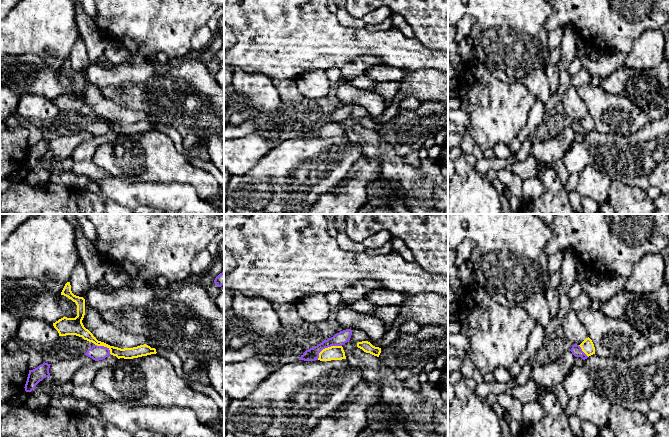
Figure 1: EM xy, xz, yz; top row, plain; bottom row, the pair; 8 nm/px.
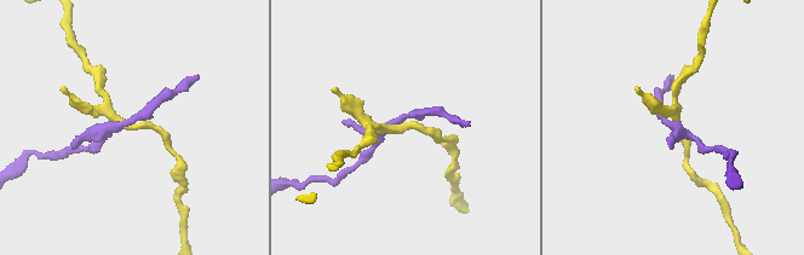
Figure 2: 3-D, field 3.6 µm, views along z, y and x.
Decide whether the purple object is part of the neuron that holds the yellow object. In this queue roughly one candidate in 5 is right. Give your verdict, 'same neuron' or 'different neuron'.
different neuron

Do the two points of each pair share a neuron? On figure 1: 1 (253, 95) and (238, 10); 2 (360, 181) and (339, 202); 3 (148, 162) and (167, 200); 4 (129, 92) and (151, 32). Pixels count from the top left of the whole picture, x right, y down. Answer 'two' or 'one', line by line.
1: two
2: one
3: two
4: two

